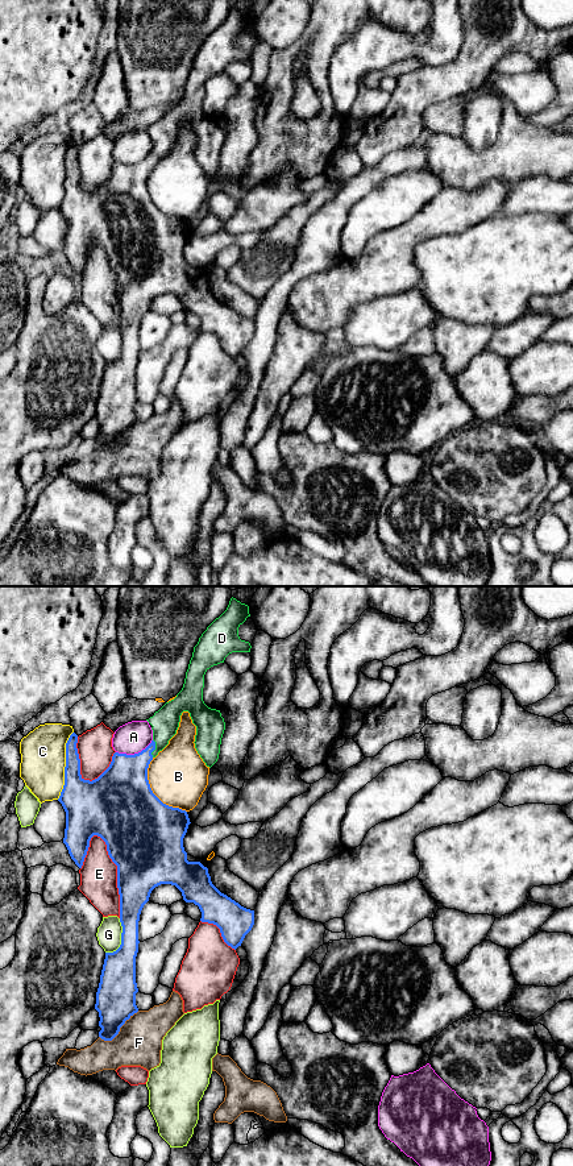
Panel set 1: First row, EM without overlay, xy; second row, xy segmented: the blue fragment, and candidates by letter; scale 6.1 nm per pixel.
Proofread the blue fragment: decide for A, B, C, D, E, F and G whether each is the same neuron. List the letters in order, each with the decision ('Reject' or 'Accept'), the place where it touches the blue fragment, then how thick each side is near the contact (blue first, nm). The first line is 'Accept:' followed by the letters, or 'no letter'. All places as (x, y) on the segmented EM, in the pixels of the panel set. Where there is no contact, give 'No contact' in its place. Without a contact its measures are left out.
Accept: D
A: Reject. Touches blue at xy (135, 754). Thickness 340 nm (blue) against 190 nm
B: Reject. Touches blue at xy (152, 792). Thickness 440 nm (blue) against 360 nm
C: Reject. Touches blue at xy (66, 766). Thickness 260 nm (blue) against 280 nm
D: Accept. Touches blue at xy (154, 749). Thickness 260 nm (blue) against 170 nm
E: Reject. Touches blue at xy (117, 875). Thickness 440 nm (blue) against 220 nm
F: Reject. Touches blue at xy (119, 1030). Thickness 240 nm (blue) against 280 nm
G: Reject. Touches blue at xy (121, 940). Thickness 220 nm (blue) against 150 nm

